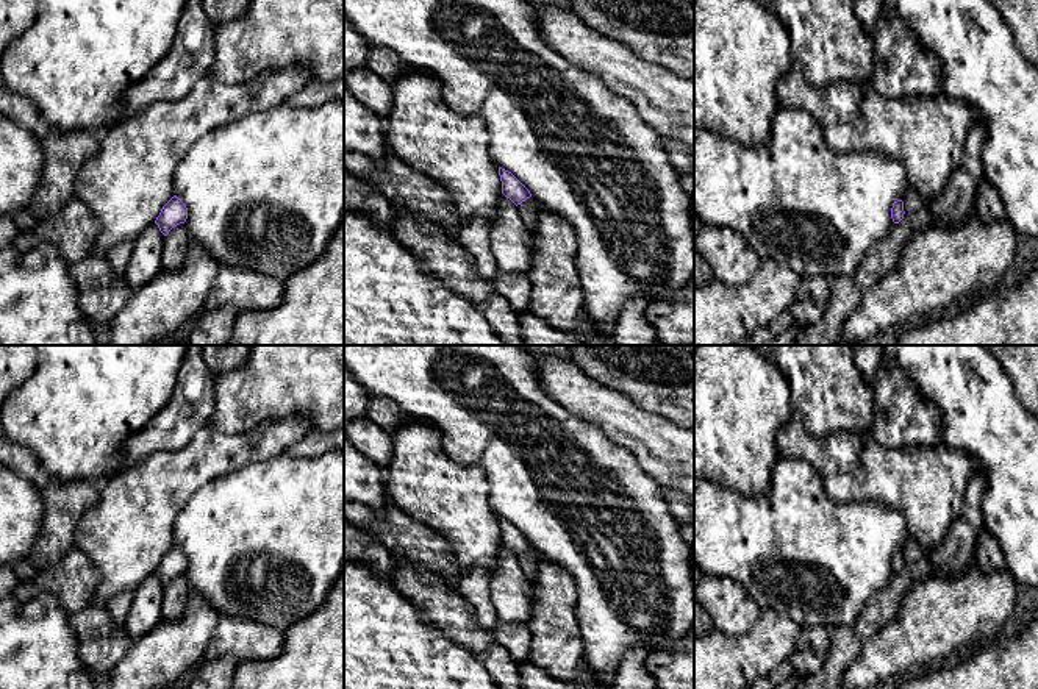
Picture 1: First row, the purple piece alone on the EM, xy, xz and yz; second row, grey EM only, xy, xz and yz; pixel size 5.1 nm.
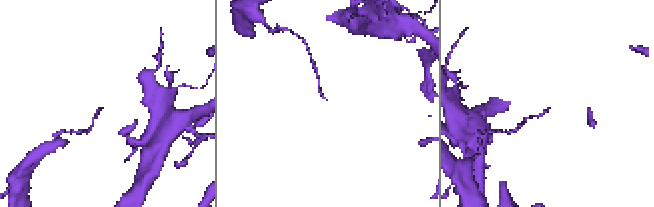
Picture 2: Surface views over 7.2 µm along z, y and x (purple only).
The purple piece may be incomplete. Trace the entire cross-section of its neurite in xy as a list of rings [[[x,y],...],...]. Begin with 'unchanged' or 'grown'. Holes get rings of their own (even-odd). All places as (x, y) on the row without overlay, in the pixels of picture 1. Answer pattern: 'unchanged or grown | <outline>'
unchanged | [[[174,545],[161,559],[159,566],[156,567],[155,573],[158,575],[159,581],[167,586],[169,581],[180,575],[184,573],[188,569],[188,558],[178,548]]]

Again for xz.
unchanged | [[[499,517],[502,544],[516,556],[532,547],[530,541],[508,520]]]

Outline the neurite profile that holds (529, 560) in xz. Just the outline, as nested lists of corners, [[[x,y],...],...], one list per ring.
[[[533,545],[517,555],[517,561],[522,567],[522,572],[525,573],[530,583],[536,581],[538,567],[542,559],[542,555]]]

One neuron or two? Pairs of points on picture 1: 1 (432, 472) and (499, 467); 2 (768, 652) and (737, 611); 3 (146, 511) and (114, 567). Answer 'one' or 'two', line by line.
1: two
2: two
3: one

